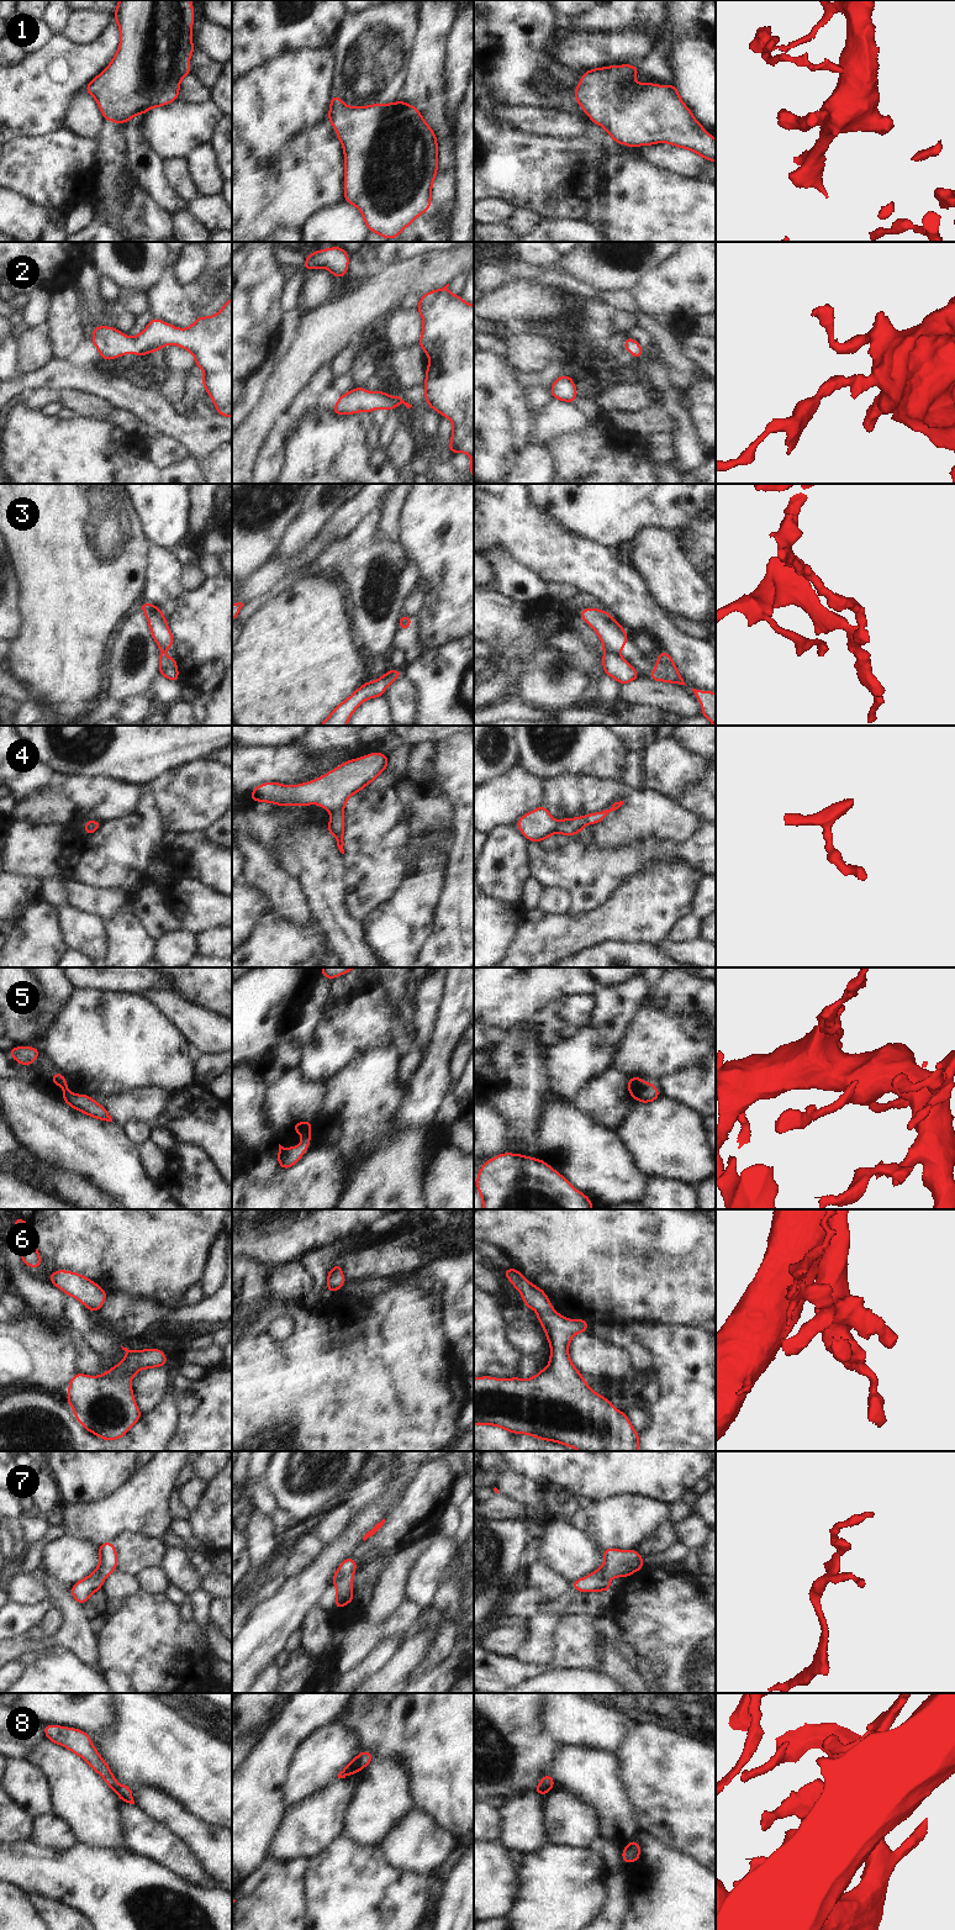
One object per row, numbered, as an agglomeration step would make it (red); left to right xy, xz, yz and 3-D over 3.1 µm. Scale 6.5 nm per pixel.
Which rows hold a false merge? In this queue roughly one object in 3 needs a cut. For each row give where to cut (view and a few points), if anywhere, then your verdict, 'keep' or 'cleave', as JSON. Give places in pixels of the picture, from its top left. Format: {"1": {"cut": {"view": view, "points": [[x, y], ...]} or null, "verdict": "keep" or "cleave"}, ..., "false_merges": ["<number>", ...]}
{"1": {"cut": null, "verdict": "keep"}, "2": {"cut": null, "verdict": "keep"}, "3": {"cut": {"view": "yz", "points": [[603, 649], [618, 652]]}, "verdict": "cleave"}, "4": {"cut": null, "verdict": "keep"}, "5": {"cut": null, "verdict": "keep"}, "6": {"cut": null, "verdict": "keep"}, "7": {"cut": null, "verdict": "keep"}, "8": {"cut": {"view": "xz", "points": [[355, 1757], [357, 1765], [360, 1768]]}, "verdict": "cleave"}, "false_merges": ["3", "8"]}

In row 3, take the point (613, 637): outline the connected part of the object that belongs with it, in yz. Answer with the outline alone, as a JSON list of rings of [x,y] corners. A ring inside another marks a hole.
[[[584,608],[577,615],[598,634],[603,650],[621,652],[626,647],[627,632],[607,611]]]

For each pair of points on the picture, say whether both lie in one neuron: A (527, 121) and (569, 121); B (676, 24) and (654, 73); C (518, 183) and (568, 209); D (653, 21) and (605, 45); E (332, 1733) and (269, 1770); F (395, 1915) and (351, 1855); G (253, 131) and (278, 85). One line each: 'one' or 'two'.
A: one
B: one
C: one
D: two
E: two
F: one
G: one

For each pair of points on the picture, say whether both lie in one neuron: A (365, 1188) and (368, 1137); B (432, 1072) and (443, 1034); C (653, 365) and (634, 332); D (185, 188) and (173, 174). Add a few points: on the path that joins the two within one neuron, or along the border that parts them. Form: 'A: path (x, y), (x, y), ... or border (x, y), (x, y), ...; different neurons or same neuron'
A: path (368, 1176), (368, 1149); same neuron
B: path (434, 1063), (441, 1044); same neuron
C: path (649, 357), (649, 348), (643, 341); same neuron
D: path (183, 184), (177, 178); same neuron

